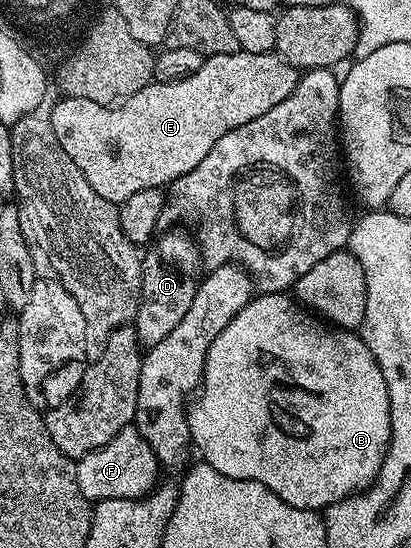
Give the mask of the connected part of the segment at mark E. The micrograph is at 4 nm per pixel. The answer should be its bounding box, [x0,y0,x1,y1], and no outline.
[48,49,299,204]

